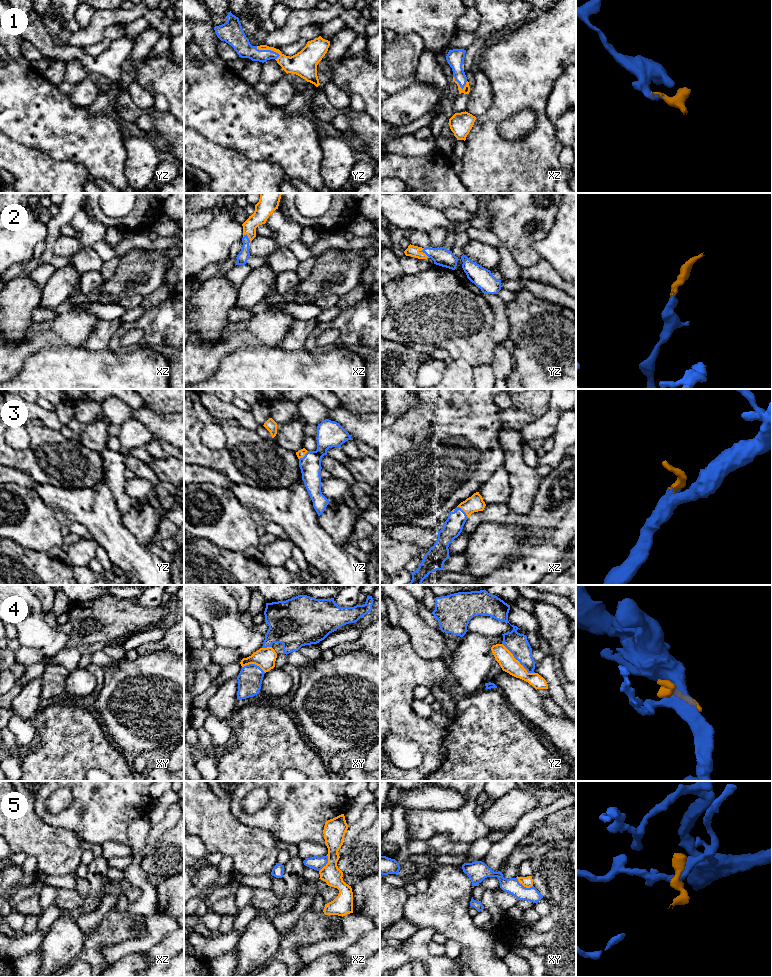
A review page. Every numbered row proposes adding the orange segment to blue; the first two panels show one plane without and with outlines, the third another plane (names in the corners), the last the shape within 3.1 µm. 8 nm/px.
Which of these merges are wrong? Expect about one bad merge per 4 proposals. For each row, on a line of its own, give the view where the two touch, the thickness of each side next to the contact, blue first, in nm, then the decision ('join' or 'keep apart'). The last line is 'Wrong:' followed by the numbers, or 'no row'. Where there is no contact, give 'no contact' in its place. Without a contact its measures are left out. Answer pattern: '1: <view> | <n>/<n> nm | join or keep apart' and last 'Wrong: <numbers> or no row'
1: yz | 140/150 nm | join
2: yz | 150/90 nm | join
3: xz | 150/140 nm | join
4: yz | 170/140 nm | keep apart
5: xy | 120/90 nm | keep apart
Wrong: 4, 5

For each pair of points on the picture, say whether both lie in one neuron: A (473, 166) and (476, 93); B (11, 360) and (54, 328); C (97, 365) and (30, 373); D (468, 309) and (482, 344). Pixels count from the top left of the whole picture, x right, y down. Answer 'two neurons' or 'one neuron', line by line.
A: two neurons
B: one neuron
C: one neuron
D: one neuron

